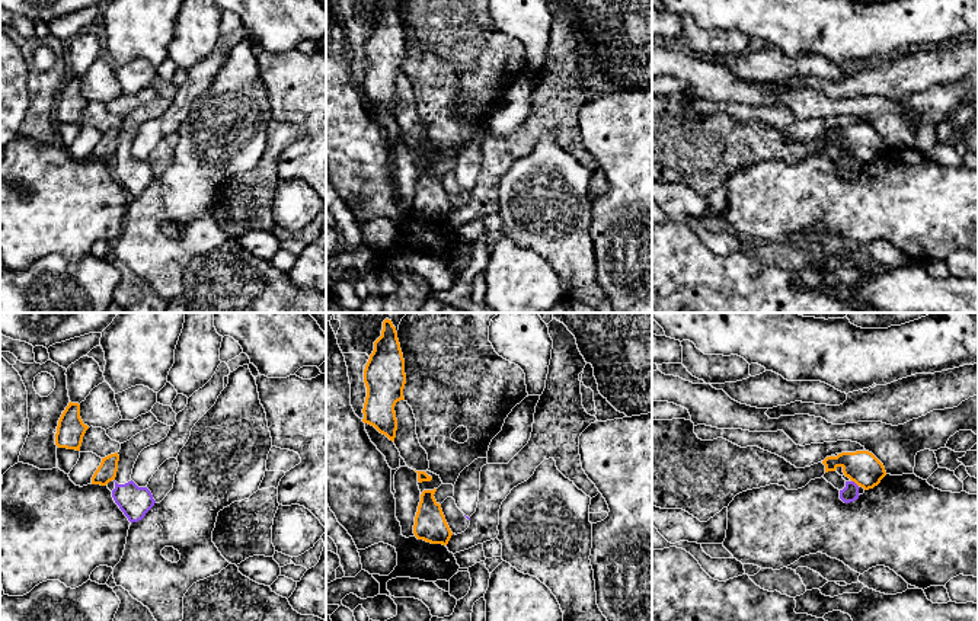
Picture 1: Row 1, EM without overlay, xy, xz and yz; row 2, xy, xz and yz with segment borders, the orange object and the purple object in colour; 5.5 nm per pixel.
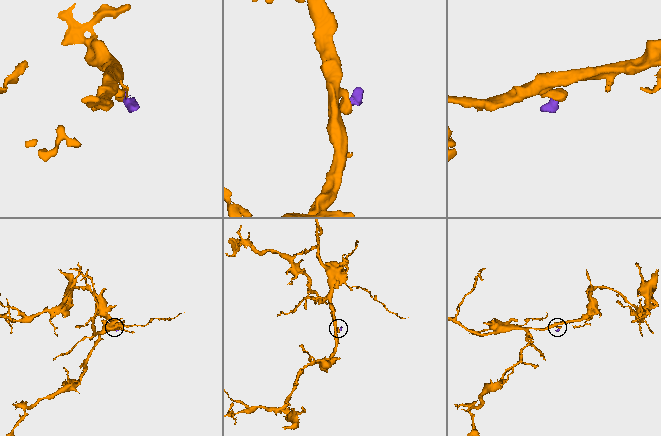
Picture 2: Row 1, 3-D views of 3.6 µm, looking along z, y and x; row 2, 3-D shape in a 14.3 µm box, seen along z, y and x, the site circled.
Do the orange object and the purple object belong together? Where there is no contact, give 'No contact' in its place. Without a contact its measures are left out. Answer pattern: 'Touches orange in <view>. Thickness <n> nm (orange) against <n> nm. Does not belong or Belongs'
Touches orange in yz. Thickness 190 nm (orange) against 90 nm. Does not belong

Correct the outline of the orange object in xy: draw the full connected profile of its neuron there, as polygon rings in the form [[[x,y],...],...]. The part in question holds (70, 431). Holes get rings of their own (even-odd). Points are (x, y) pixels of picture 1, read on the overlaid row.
[[[70,401],[58,420],[55,445],[58,448],[80,451],[87,429],[89,426],[80,417],[80,404]]]

